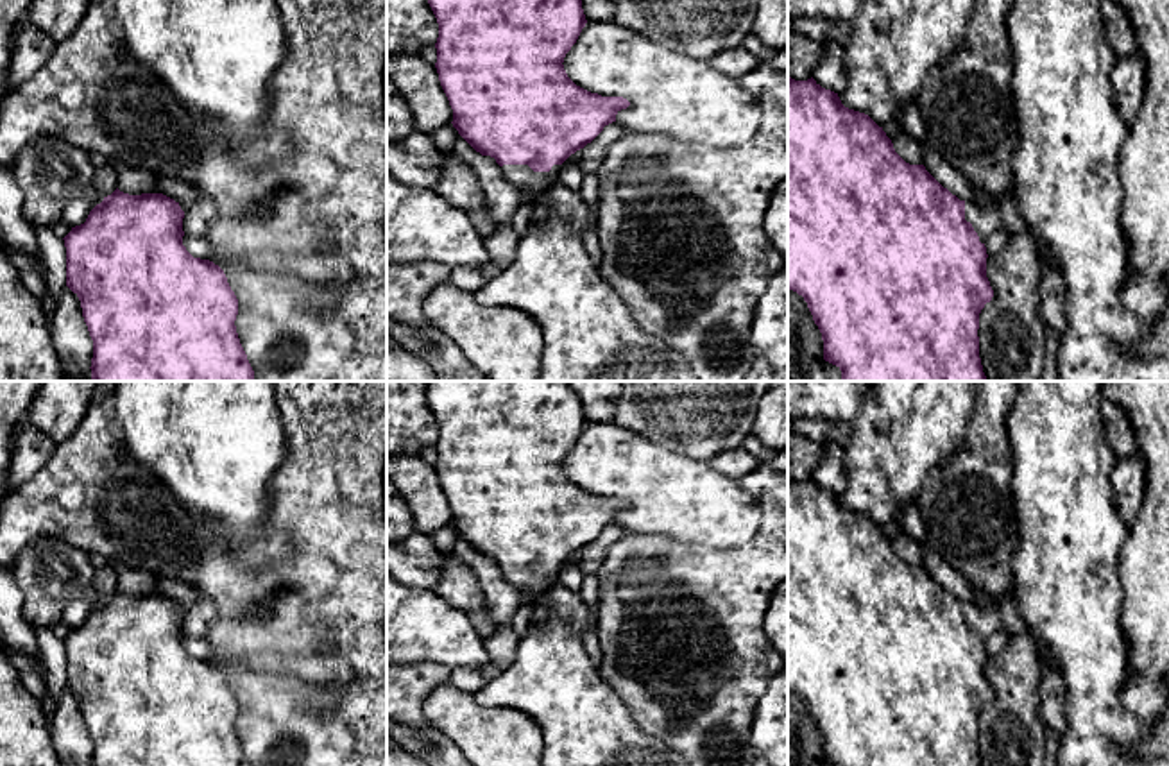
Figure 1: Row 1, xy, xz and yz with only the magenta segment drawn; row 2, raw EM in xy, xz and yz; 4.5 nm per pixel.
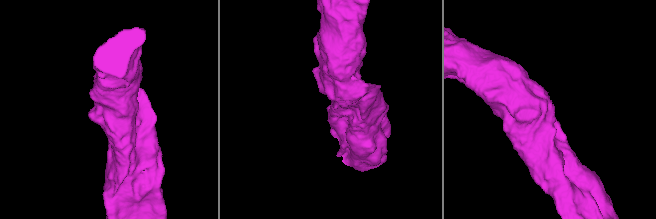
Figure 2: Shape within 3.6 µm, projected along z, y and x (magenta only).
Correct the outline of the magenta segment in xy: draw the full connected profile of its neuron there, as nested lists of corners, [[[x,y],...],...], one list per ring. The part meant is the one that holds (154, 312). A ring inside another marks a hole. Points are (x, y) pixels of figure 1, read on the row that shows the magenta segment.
[[[116,188],[63,238],[66,286],[79,297],[93,340],[93,381],[256,381],[235,326],[238,299],[218,265],[186,251],[183,218],[179,202],[163,193],[129,195]]]

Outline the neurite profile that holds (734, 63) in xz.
[[[743,45],[734,50],[723,50],[711,57],[707,63],[736,81],[761,64],[759,57],[747,50]]]

